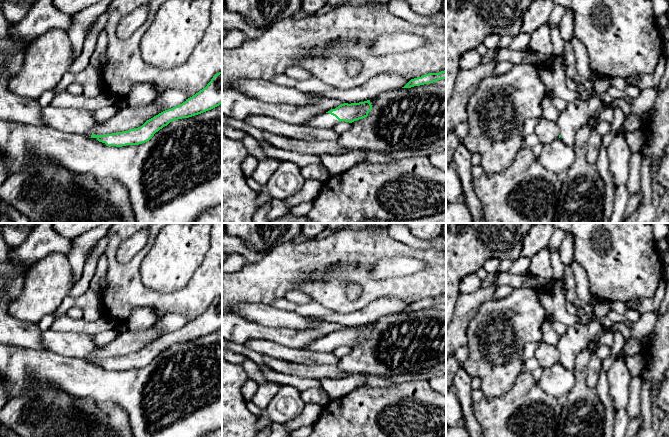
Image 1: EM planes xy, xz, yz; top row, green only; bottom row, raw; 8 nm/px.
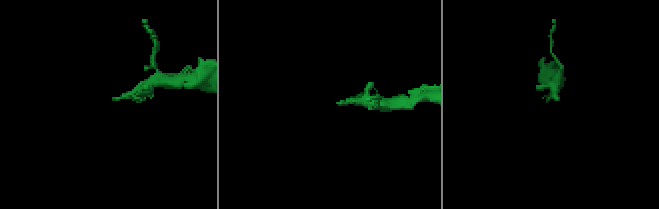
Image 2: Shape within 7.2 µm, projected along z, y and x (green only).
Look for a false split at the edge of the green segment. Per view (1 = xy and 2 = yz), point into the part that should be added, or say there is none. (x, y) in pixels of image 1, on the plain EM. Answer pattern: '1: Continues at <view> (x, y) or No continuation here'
1: Continues at xy (70, 344)
2: Continues at yz (577, 338)

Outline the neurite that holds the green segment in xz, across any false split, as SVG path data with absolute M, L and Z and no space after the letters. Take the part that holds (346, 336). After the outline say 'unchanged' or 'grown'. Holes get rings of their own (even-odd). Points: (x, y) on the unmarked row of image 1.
M370 324L359 327L344 327L326 337L319 338L305 349L321 353L334 353L341 345L352 347L368 340L372 334Z | grown

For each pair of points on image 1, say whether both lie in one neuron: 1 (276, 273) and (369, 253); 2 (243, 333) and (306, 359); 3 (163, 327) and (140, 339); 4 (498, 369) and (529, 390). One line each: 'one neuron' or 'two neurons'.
1: one neuron
2: two neurons
3: two neurons
4: two neurons

